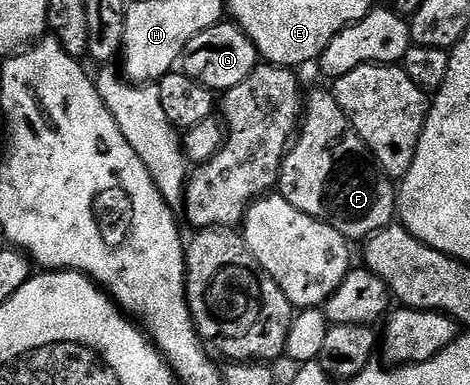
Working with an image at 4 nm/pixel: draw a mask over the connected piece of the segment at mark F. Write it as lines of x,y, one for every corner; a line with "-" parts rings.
329,88
318,89
311,97
309,94
305,98
304,116
290,148
286,151
276,189
281,197
292,203
292,207
296,207
296,211
304,211
304,215
312,215
328,223
347,239
369,239
380,230
387,229
395,220
398,207
395,182
378,166
369,147
359,139
348,115
344,115
344,107
340,107

